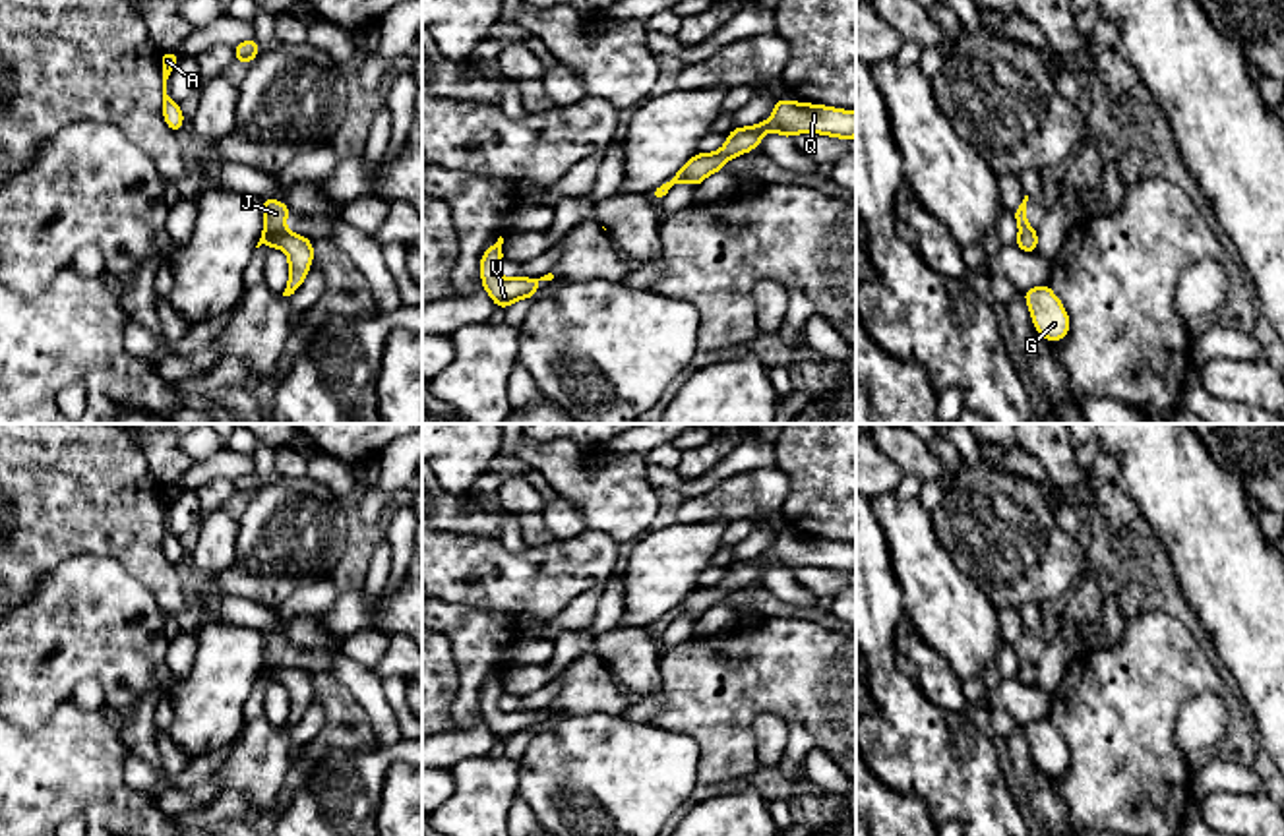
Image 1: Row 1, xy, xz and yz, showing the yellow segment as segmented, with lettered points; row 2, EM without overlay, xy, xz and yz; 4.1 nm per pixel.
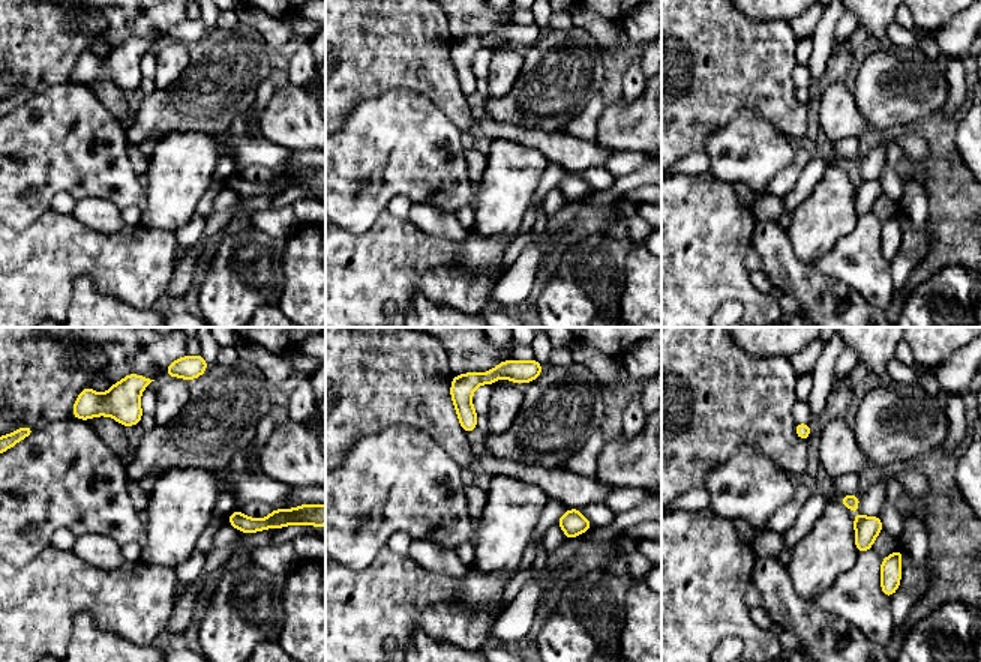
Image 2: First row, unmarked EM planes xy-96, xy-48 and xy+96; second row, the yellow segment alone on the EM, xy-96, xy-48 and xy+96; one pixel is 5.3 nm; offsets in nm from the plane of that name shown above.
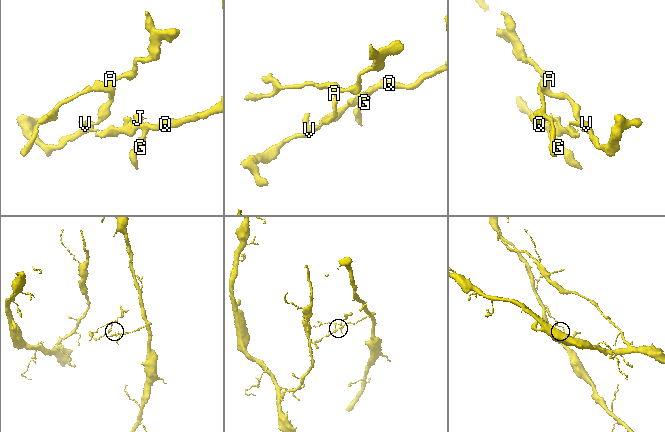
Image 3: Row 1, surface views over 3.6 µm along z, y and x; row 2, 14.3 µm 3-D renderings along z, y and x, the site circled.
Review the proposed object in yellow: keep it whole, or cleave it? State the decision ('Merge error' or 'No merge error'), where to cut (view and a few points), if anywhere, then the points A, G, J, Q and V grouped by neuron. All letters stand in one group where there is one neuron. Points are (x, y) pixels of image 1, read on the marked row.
No merge error. No split. Groups: A G J Q V

